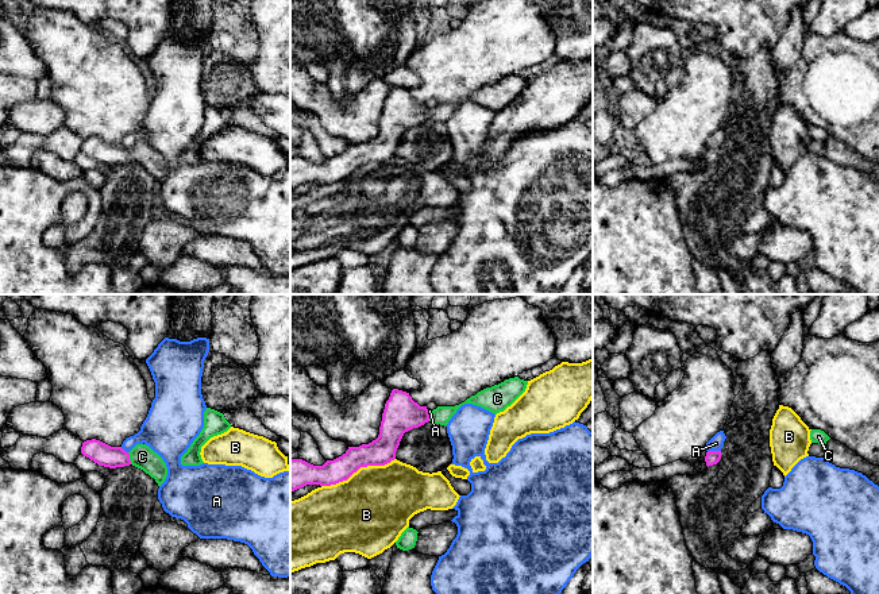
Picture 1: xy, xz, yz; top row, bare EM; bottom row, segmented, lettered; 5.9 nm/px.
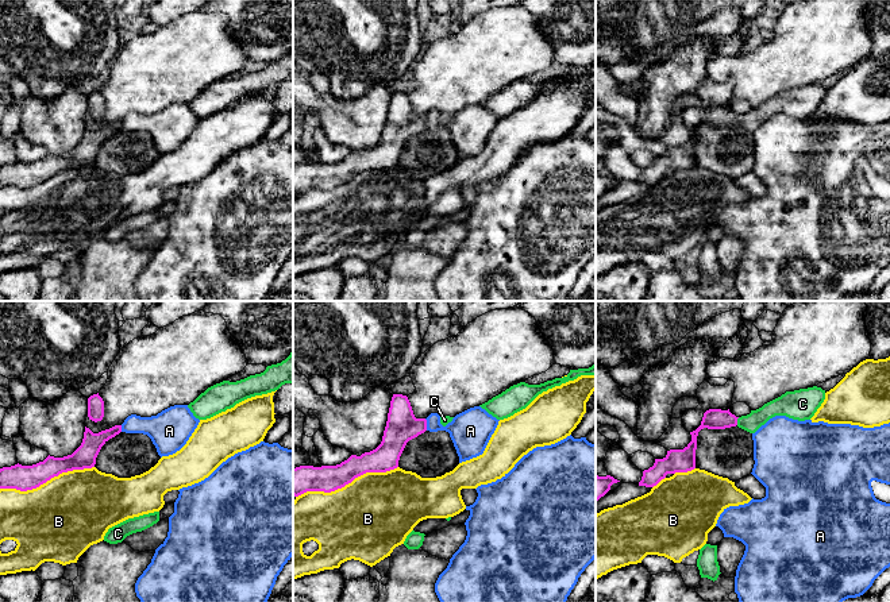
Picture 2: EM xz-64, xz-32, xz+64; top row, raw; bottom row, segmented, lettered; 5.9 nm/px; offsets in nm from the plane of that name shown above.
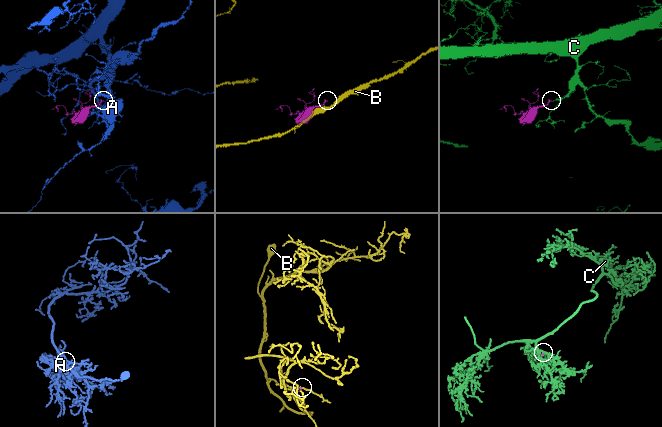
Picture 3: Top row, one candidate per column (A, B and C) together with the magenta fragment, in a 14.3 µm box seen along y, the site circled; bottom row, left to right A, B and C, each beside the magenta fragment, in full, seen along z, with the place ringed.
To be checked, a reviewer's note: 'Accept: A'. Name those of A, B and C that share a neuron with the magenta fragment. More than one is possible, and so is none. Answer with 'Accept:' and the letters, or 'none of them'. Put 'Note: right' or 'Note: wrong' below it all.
Accept: C
Note: wrong

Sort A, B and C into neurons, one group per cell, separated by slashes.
A / B / C

